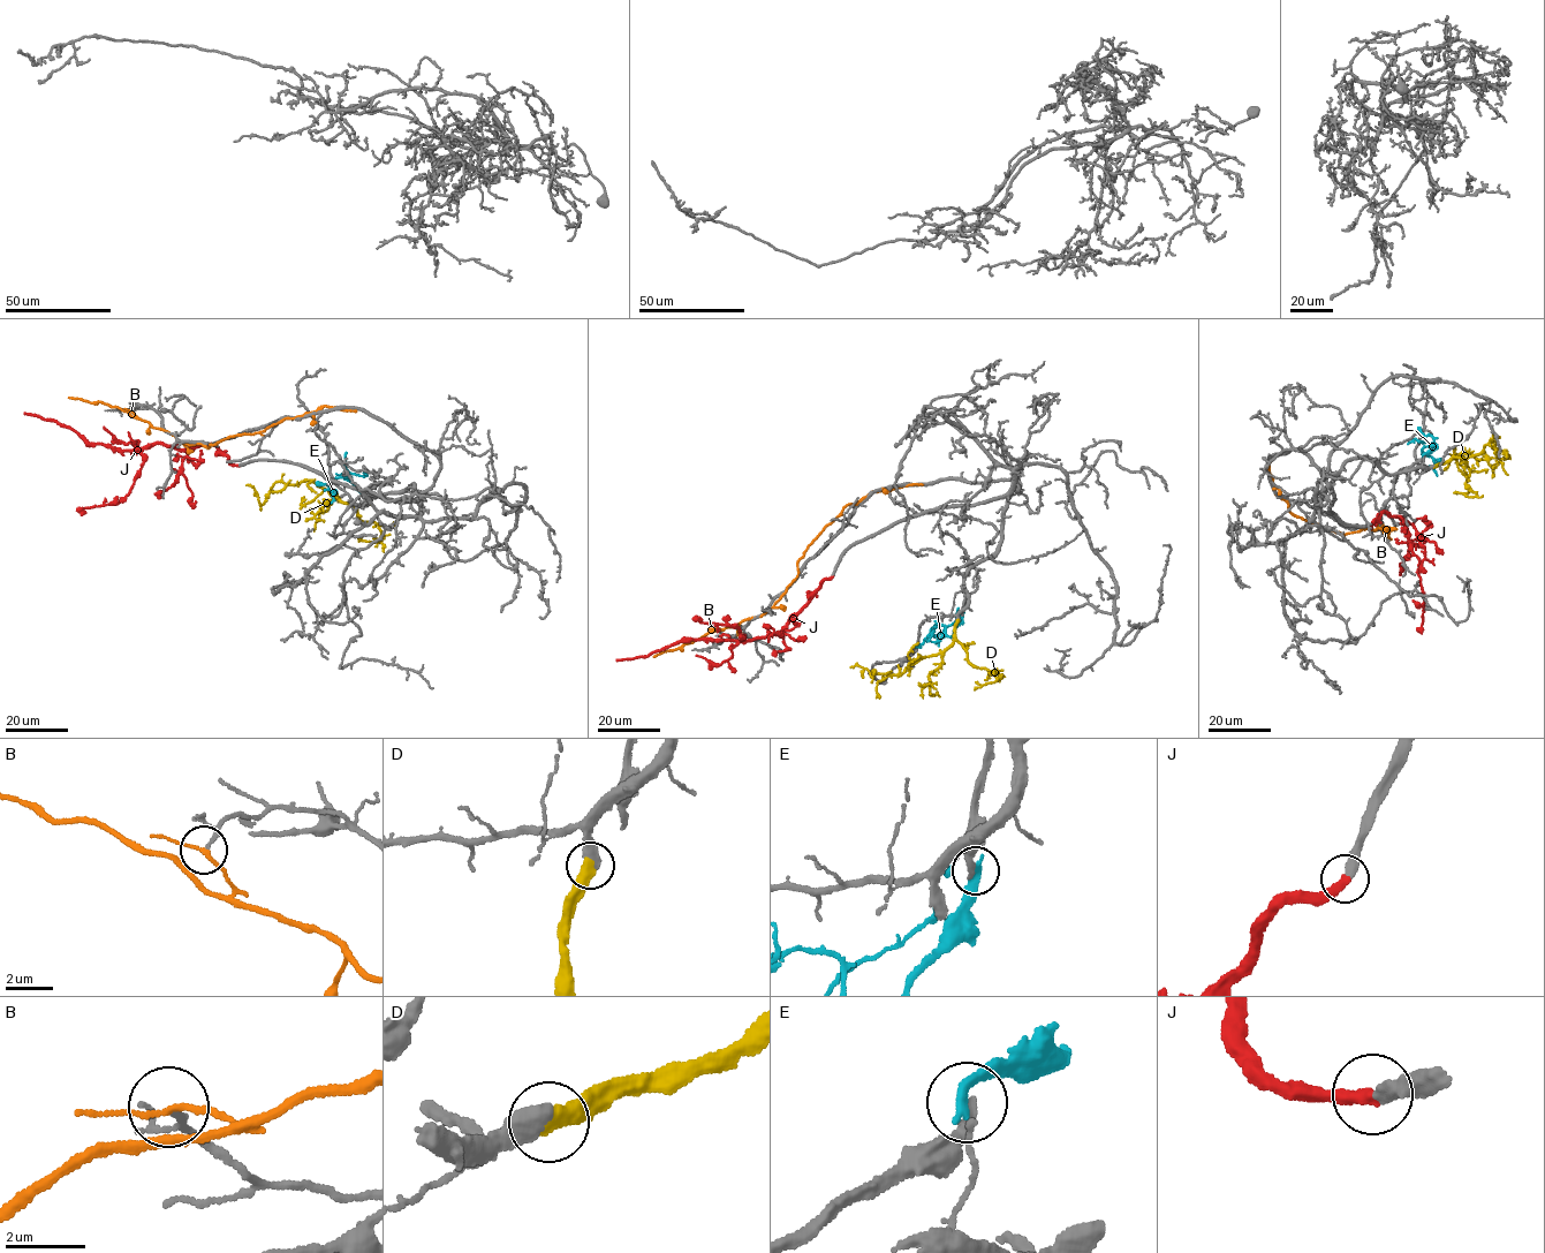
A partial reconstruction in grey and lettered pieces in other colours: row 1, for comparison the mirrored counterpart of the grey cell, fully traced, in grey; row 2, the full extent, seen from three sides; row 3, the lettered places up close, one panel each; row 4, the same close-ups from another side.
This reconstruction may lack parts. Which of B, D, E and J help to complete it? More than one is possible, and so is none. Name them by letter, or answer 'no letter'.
D, J

